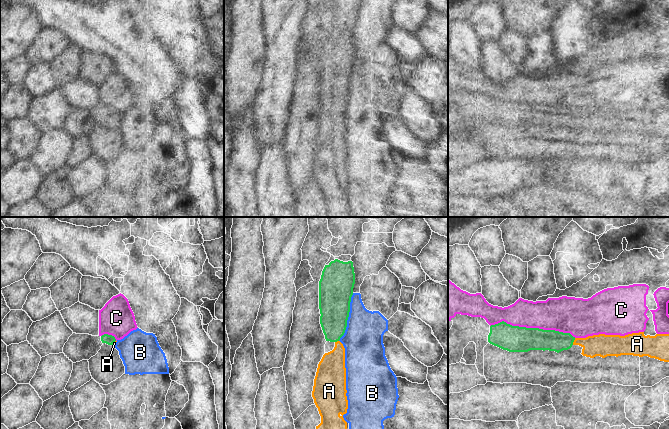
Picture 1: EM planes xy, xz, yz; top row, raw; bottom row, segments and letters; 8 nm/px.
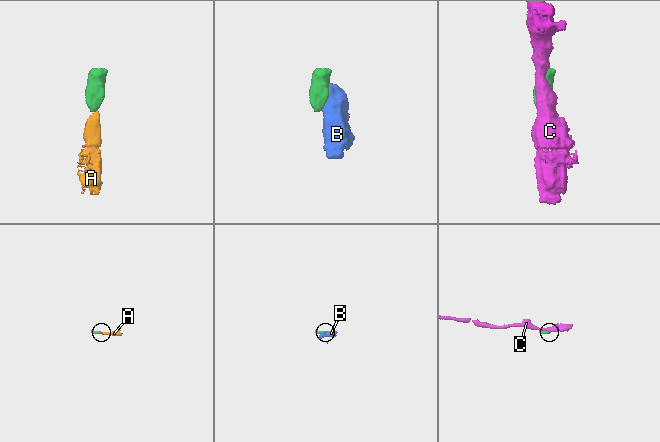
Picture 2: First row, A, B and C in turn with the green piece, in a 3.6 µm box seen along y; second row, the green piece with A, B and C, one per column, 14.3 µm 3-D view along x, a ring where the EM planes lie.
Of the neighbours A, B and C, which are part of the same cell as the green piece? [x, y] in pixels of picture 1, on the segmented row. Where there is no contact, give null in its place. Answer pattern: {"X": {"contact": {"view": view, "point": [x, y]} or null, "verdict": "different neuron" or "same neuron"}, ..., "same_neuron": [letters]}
{"A": {"contact": {"view": "yz", "point": [573, 341]}, "verdict": "same neuron"}, "B": {"contact": {"view": "xz", "point": [348, 316]}, "verdict": "different neuron"}, "C": {"contact": {"view": "yz", "point": [533, 328]}, "verdict": "different neuron"}, "same_neuron": ["A"]}

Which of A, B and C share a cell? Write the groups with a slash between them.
A / B / C

